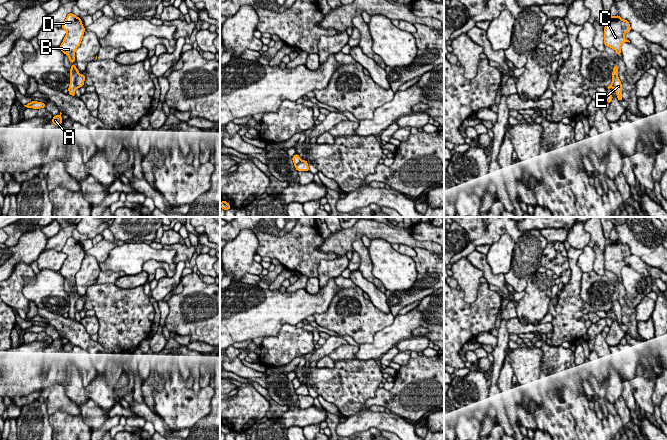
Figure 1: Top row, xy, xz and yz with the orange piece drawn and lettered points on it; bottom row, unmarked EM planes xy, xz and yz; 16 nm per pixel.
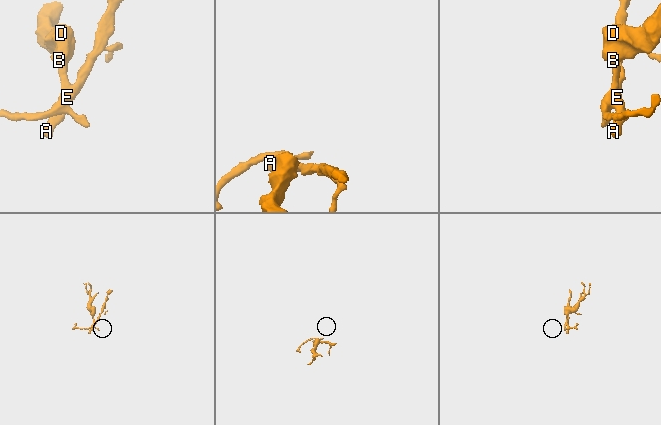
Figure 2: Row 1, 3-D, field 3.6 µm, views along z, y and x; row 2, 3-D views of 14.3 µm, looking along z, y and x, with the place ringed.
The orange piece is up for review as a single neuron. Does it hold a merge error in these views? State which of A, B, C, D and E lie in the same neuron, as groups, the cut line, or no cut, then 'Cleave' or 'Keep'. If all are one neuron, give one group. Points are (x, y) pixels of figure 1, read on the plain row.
Groups: A E / B C D. Split along xy (79, 298), (75, 303), (75, 311). Cleave

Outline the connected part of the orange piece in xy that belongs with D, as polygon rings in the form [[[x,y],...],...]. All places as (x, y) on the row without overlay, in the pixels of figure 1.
[[[73,237],[67,239],[61,252],[67,255],[60,273],[65,277],[71,287],[75,285],[75,275],[80,270],[85,252],[82,249],[81,243]]]

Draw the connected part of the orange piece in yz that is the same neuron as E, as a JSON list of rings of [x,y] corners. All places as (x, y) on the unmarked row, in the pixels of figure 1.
[[[617,300],[612,302],[612,309],[613,309],[613,312],[616,316],[616,318],[617,318],[618,324],[619,325],[623,324],[623,322],[622,322],[622,308],[621,308],[620,303]]]

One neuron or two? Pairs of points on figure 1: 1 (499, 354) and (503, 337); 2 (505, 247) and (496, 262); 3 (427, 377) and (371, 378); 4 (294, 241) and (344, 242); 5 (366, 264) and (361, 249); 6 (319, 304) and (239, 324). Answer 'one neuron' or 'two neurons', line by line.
1: one neuron
2: one neuron
3: two neurons
4: two neurons
5: one neuron
6: one neuron

